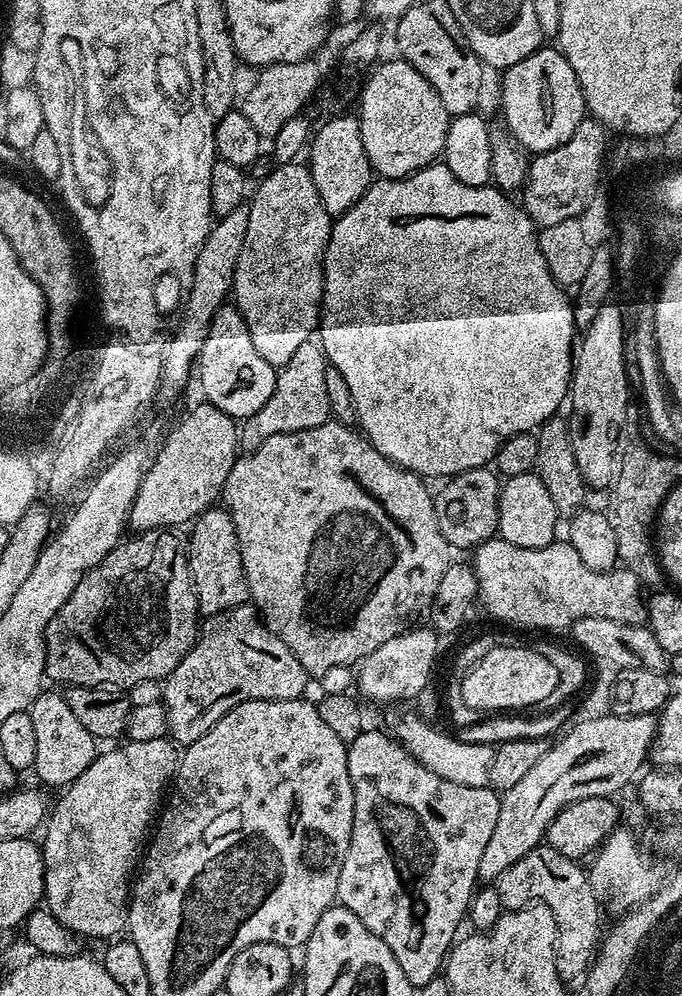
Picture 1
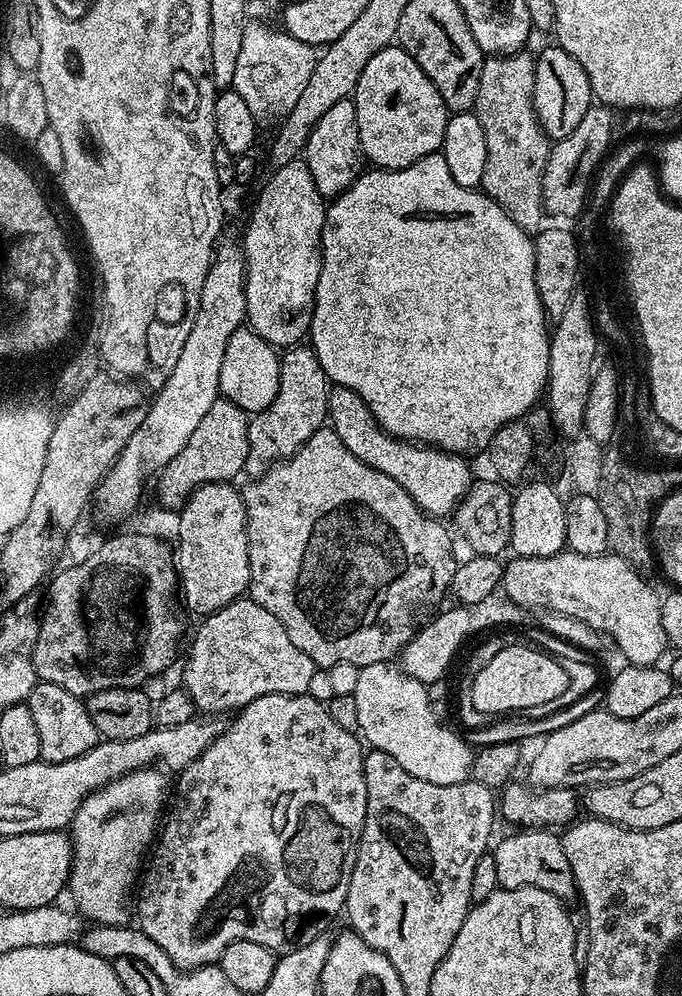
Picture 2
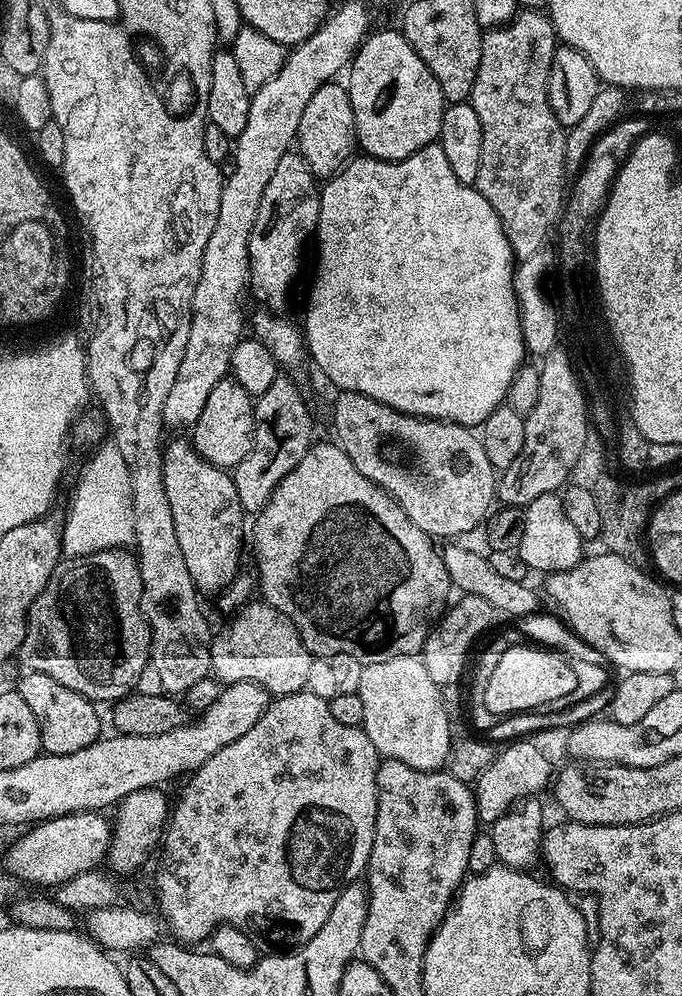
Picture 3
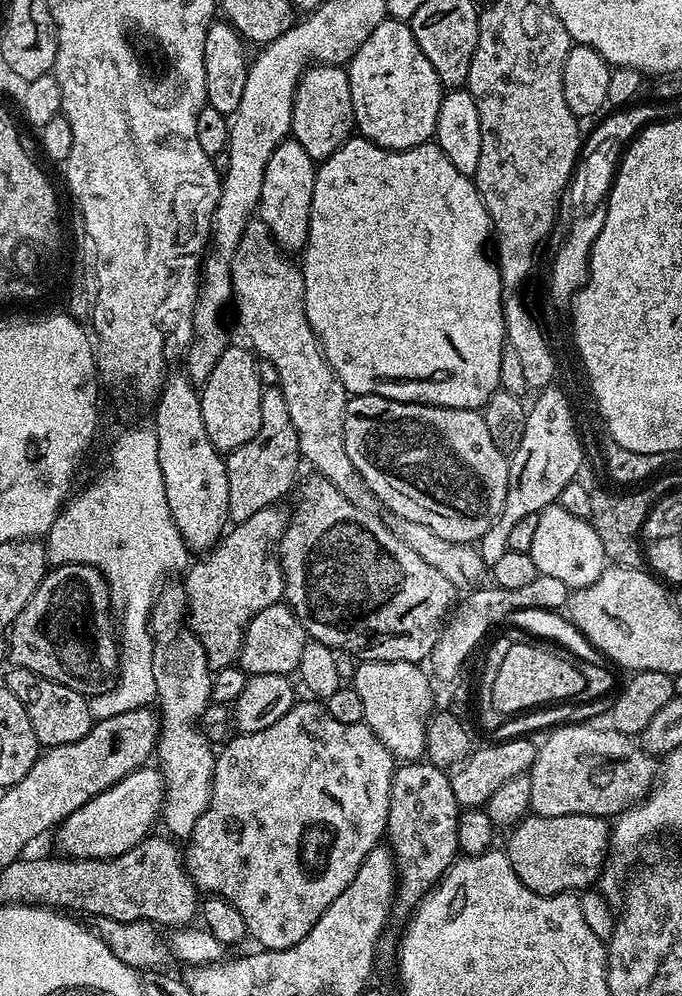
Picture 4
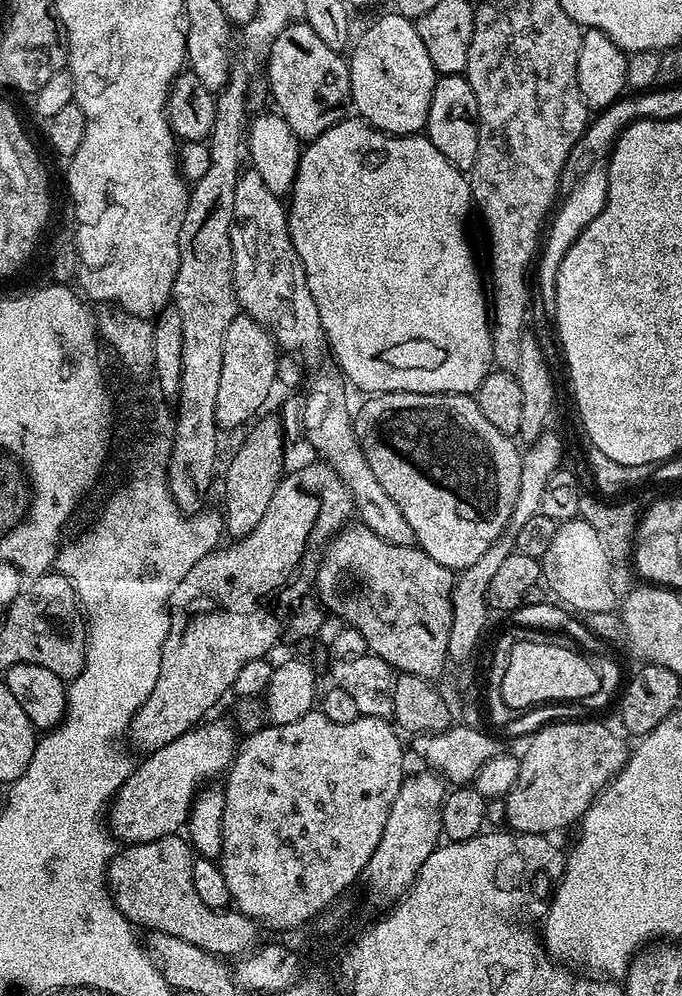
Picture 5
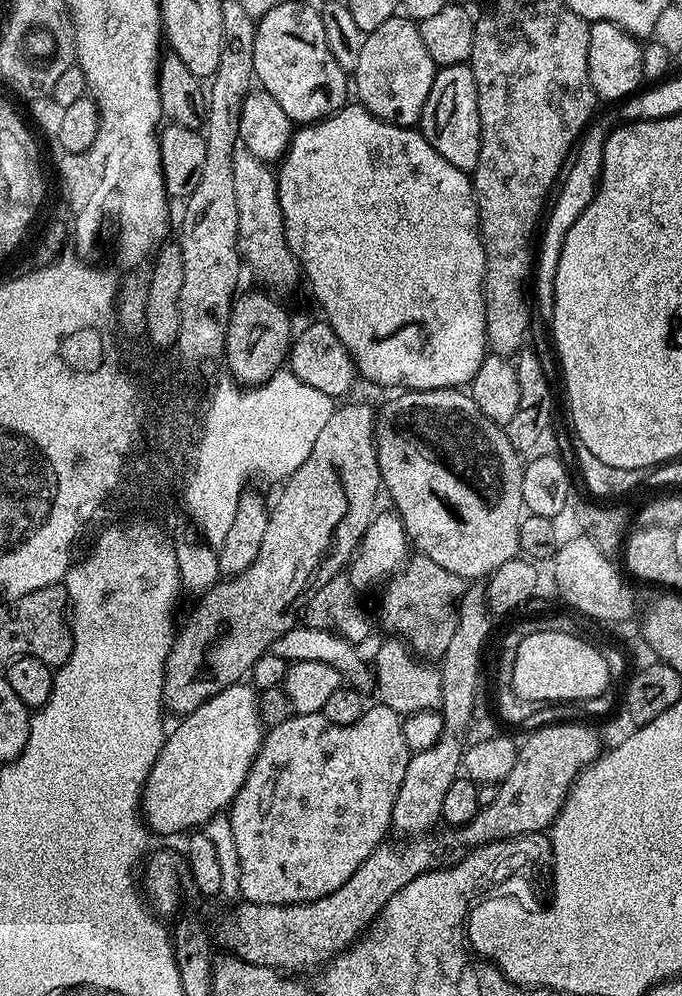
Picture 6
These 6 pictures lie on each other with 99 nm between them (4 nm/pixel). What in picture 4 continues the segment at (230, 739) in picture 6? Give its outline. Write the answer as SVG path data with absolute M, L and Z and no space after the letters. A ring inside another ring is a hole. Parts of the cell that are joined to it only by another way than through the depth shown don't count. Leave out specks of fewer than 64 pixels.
M145 766L137 768L129 776L110 786L105 792L99 792L94 799L88 800L74 814L70 814L64 819L64 823L59 825L60 848L65 857L73 860L109 860L118 854L126 854L134 846L138 846L142 841L148 839L152 828L162 816L164 807L164 778L156 766Z

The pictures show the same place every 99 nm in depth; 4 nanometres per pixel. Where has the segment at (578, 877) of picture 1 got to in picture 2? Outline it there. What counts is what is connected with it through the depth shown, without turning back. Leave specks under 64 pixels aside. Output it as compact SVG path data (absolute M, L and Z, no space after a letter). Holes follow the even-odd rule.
M528 826L516 830L500 845L495 845L494 855L497 862L498 882L502 888L537 888L554 894L560 900L567 901L568 896L577 895L574 874L566 860L563 842L559 835L544 826Z

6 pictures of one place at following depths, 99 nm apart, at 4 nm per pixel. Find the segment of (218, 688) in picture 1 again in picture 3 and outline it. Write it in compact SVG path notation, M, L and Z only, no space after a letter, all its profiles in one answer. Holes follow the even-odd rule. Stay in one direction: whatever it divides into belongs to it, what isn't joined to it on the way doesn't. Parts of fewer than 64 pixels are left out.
M262 600L243 605L222 630L213 637L211 673L224 684L254 681L274 696L288 696L306 688L310 664L314 659L305 649L297 628L281 611Z

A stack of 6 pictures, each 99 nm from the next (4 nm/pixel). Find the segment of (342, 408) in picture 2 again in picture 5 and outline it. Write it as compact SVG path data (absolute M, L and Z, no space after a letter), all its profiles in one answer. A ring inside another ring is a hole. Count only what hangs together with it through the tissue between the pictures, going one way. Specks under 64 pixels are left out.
M382 392L369 395L365 400L368 401L354 412L356 441L382 490L386 490L386 494L398 502L398 510L406 514L406 522L410 522L410 530L416 535L416 544L445 570L463 570L478 562L504 533L518 498L522 452L516 449L517 441L496 429L468 394Z

